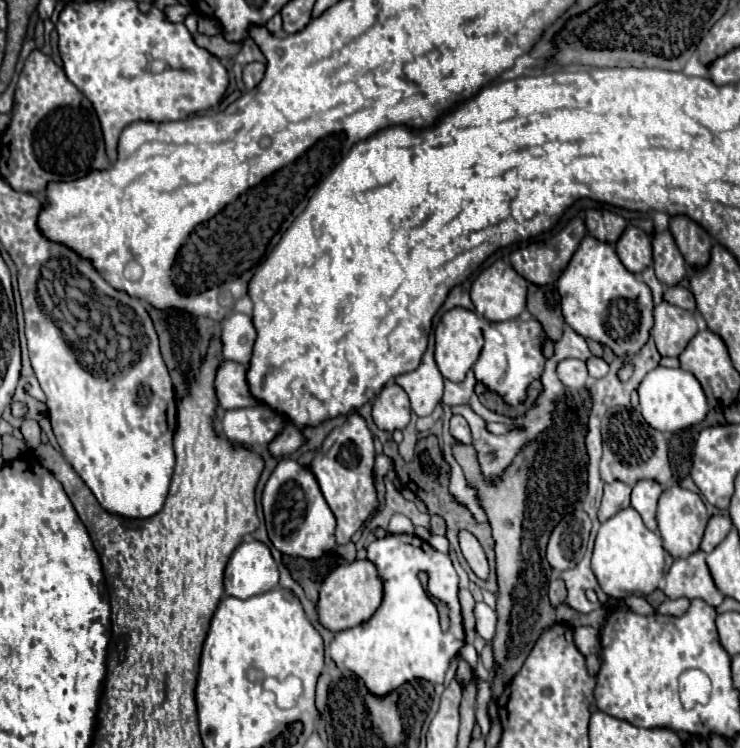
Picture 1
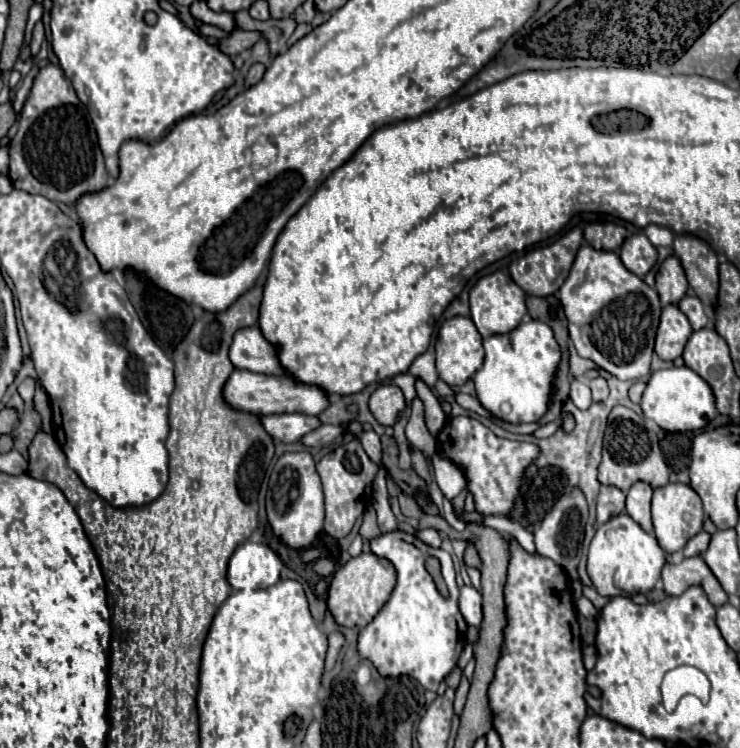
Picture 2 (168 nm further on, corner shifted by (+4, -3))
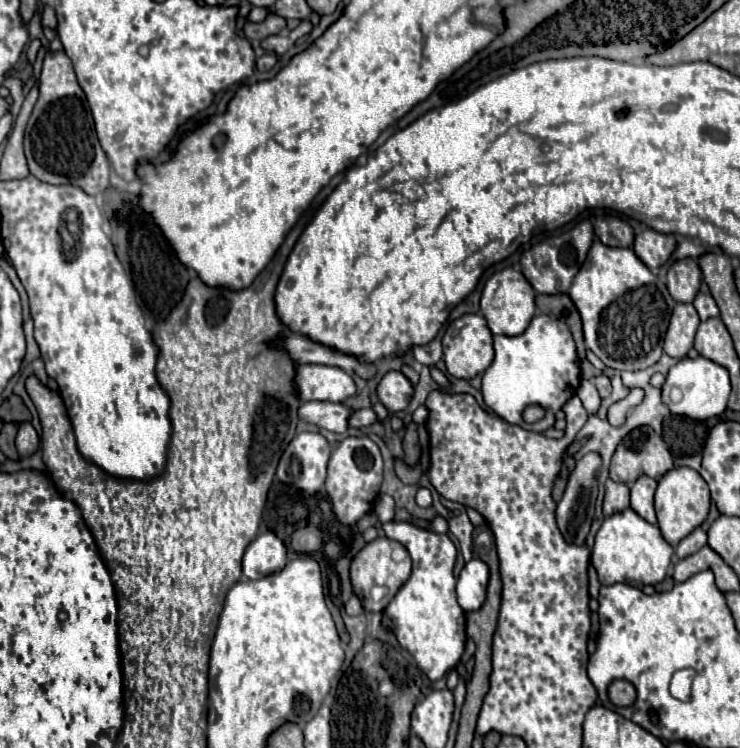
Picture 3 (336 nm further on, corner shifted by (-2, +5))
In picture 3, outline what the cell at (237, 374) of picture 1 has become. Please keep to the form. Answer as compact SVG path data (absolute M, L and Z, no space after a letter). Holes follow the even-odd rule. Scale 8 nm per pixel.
M296 365L294 385L302 401L340 403L356 393L352 377L344 369L328 365Z

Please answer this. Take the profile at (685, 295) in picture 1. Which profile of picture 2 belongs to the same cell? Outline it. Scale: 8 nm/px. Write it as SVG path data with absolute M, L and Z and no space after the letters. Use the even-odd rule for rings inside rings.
M684 297L684 299L678 303L678 307L680 307L680 311L688 317L692 329L702 329L702 327L706 327L708 315L706 315L704 305L702 305L702 301L700 301L698 297Z

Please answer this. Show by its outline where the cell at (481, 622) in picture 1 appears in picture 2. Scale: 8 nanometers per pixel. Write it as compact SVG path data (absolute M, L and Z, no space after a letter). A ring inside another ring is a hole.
M472 585L460 587L458 607L460 607L460 613L468 625L478 627L482 623L482 595Z

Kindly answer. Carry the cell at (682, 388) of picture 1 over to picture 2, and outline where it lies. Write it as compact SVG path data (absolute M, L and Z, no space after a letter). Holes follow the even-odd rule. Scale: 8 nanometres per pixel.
M672 367L654 371L642 395L642 411L664 431L698 431L716 417L716 401L712 387L690 367Z

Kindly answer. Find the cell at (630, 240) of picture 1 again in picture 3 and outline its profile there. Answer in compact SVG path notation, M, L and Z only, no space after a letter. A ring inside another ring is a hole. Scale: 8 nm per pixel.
M644 229L640 235L636 235L632 249L644 265L648 265L650 269L656 269L668 261L674 247L676 247L674 235L664 235L654 229Z

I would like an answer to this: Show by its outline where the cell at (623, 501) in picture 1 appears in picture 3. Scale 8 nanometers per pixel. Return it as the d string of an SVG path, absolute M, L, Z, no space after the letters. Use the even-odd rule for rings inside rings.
M612 479L606 481L606 495L604 495L604 515L612 515L630 507L630 489L624 483L616 483Z

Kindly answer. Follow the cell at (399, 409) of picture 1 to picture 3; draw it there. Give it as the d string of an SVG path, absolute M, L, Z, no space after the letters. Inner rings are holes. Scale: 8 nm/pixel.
M400 371L386 373L378 383L378 399L390 413L404 411L412 399L412 393L412 383Z

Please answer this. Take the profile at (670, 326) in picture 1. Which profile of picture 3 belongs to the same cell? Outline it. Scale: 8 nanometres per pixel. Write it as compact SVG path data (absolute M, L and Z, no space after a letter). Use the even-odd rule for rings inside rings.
M678 303L672 311L670 325L668 325L668 331L666 331L666 337L664 337L664 351L670 357L684 359L688 349L694 343L698 323L700 323L700 319L698 319L694 305Z

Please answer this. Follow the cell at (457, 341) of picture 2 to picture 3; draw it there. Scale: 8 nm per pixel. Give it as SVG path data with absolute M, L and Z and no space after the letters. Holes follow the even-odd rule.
M462 315L460 319L454 319L442 337L444 345L444 361L446 369L452 377L458 379L472 379L474 375L482 373L494 359L494 349L492 349L492 333L486 327L486 321L482 315Z

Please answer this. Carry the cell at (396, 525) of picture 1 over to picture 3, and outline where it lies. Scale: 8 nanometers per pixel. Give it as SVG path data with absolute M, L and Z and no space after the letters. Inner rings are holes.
M380 495L376 499L376 505L374 505L376 513L378 513L378 519L382 523L388 523L394 519L394 511L396 511L396 505L394 505L394 499L390 495Z

